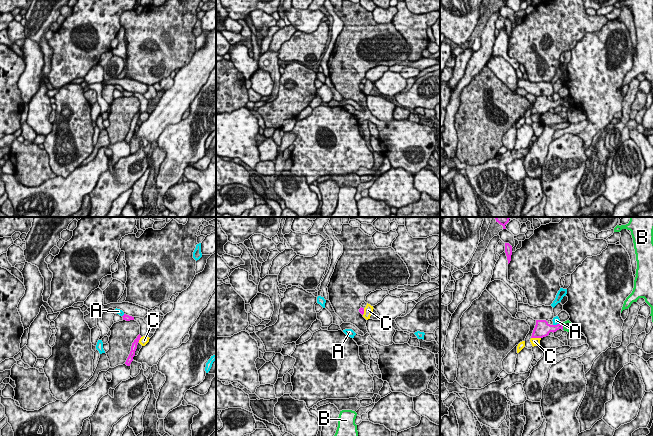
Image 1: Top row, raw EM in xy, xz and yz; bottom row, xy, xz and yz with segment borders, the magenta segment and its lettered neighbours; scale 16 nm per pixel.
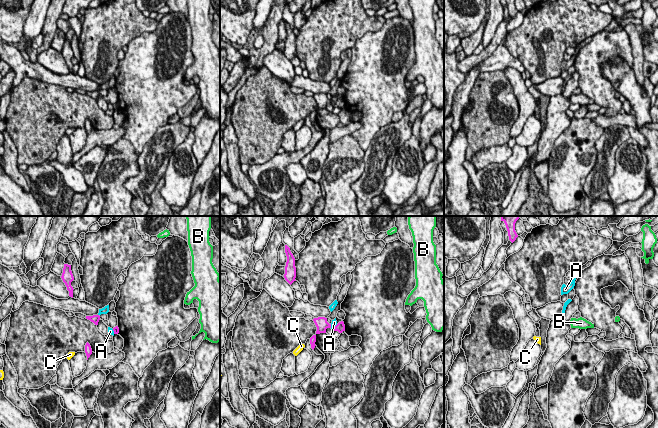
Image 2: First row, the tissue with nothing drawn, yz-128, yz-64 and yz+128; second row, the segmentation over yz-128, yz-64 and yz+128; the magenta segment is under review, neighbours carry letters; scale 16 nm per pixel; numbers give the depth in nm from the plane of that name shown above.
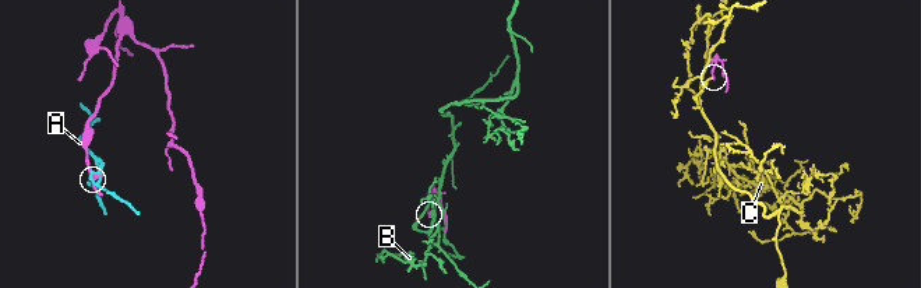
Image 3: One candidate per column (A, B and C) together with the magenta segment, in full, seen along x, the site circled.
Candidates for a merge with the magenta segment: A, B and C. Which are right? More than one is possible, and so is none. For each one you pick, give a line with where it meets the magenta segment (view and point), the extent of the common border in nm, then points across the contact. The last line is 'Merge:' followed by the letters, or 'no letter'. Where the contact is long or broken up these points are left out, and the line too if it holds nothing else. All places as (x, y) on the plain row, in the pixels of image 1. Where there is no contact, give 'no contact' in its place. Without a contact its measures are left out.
Merge: no letter

